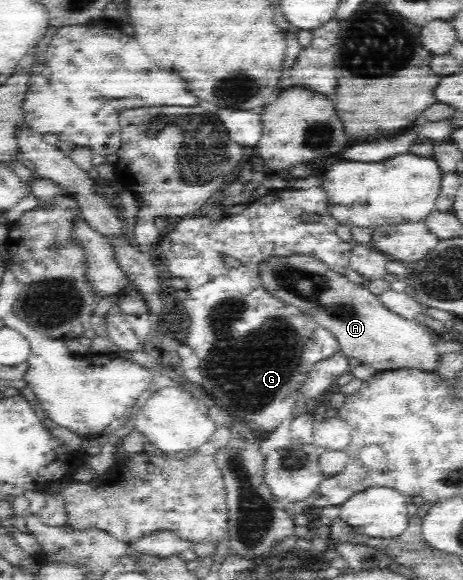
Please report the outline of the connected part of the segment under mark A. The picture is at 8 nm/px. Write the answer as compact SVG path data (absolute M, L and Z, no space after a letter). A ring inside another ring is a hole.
M268 257L260 264L260 283L276 299L296 307L314 320L318 328L329 331L349 359L358 358L361 364L370 365L377 372L409 368L436 372L438 368L439 342L422 321L400 318L383 306L381 296L329 270L317 258Z

